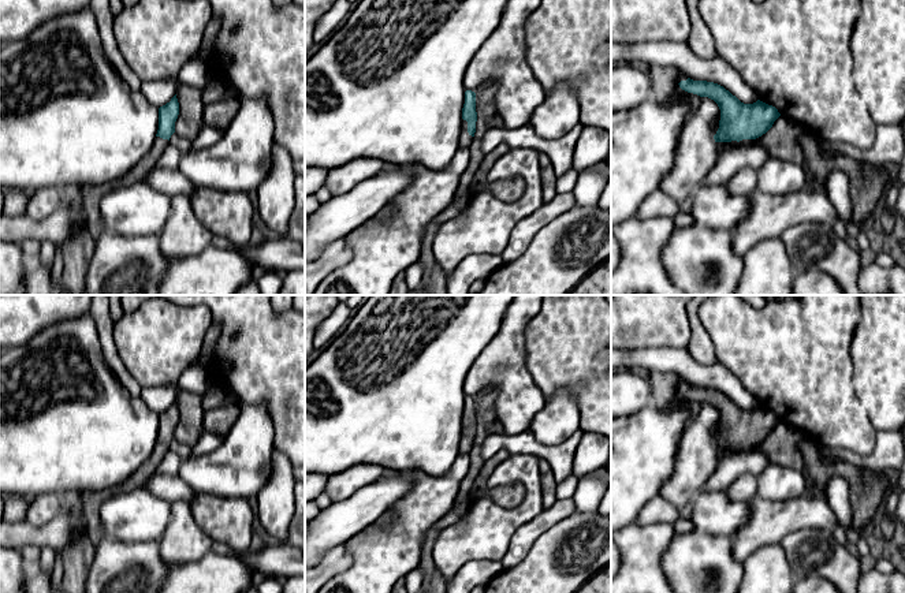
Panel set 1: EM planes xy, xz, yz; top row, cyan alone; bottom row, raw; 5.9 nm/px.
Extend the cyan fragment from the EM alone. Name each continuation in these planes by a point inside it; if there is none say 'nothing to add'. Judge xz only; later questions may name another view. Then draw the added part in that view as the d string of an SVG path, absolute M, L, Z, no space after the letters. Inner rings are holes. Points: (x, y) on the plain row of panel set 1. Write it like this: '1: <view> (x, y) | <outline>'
1: xz (465, 446) | M462 425L459 452L469 454L473 447L473 443L468 439L468 428Z

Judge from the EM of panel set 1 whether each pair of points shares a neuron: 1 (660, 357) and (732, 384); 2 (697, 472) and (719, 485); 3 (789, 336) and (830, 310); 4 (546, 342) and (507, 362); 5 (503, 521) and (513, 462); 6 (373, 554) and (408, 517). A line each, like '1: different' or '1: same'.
1: same
2: different
3: same
4: different
5: same
6: same

